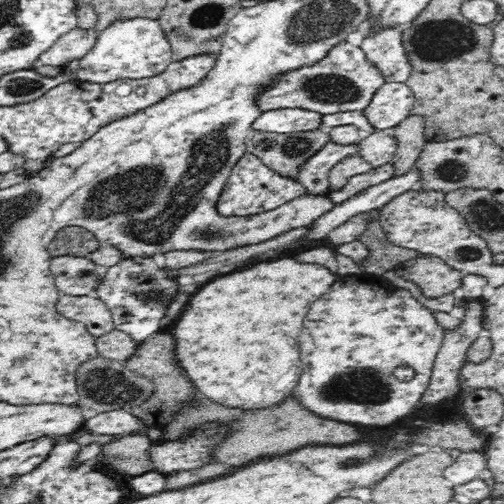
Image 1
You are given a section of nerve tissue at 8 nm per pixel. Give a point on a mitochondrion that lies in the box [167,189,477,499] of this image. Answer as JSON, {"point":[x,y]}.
{"point":[361,385]}

